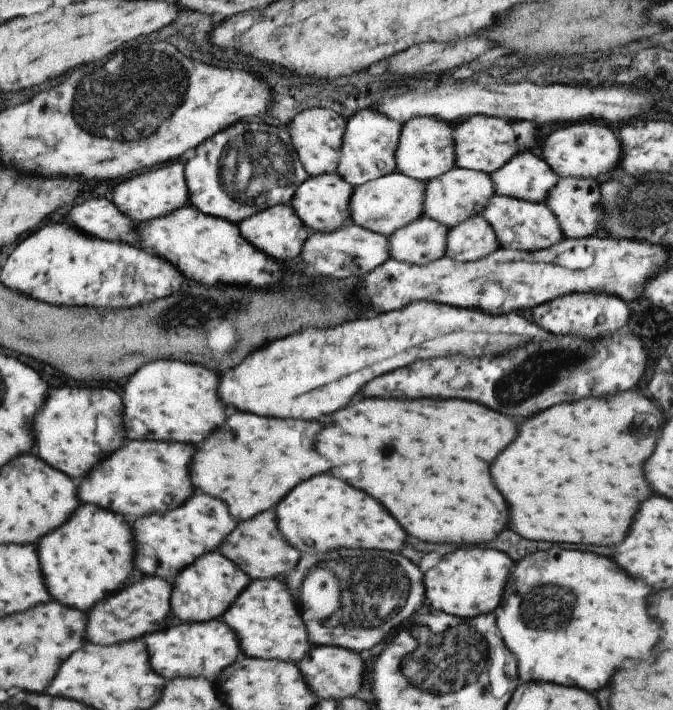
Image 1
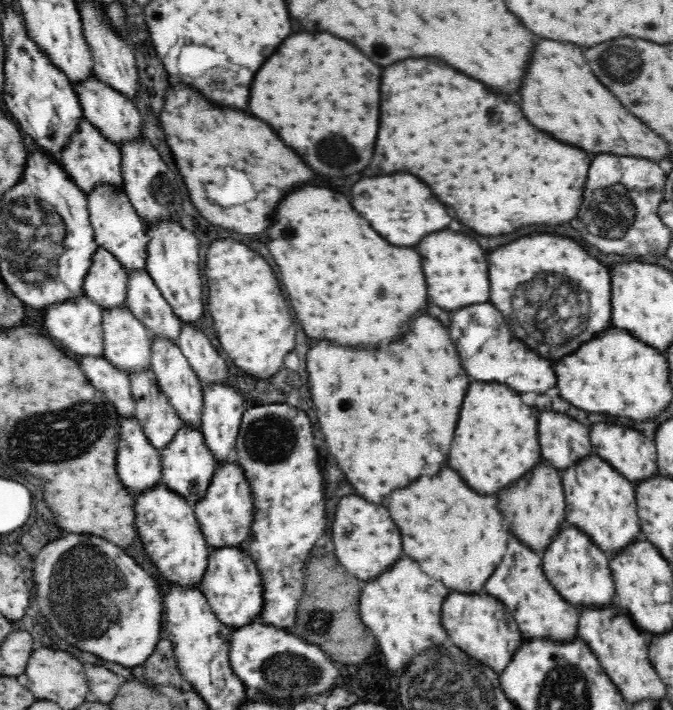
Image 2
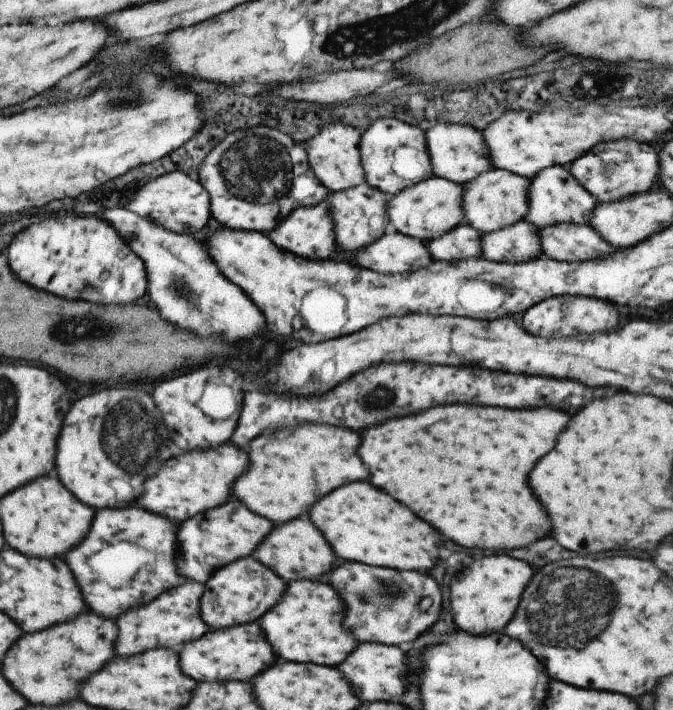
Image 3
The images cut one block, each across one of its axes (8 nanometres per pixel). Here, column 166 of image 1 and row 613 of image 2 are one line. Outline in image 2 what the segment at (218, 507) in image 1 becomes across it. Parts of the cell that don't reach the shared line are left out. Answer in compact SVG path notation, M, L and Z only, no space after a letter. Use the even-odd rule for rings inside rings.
M514 536L508 542L508 550L502 558L502 564L488 578L484 588L514 615L524 640L548 639L565 643L576 639L580 618L578 607L567 603L553 584L550 584L544 574L541 554L522 546L522 542L518 542Z

